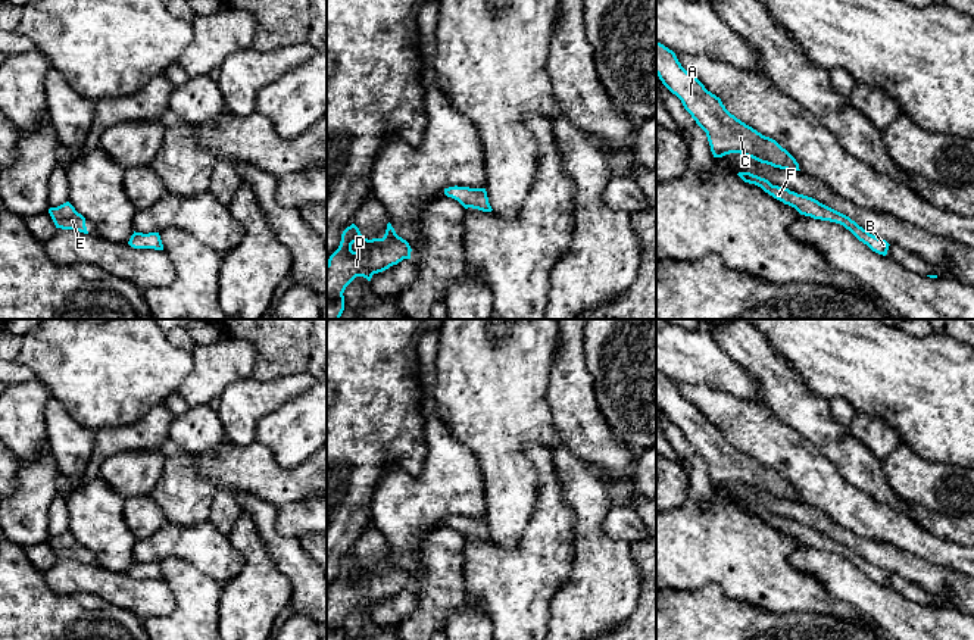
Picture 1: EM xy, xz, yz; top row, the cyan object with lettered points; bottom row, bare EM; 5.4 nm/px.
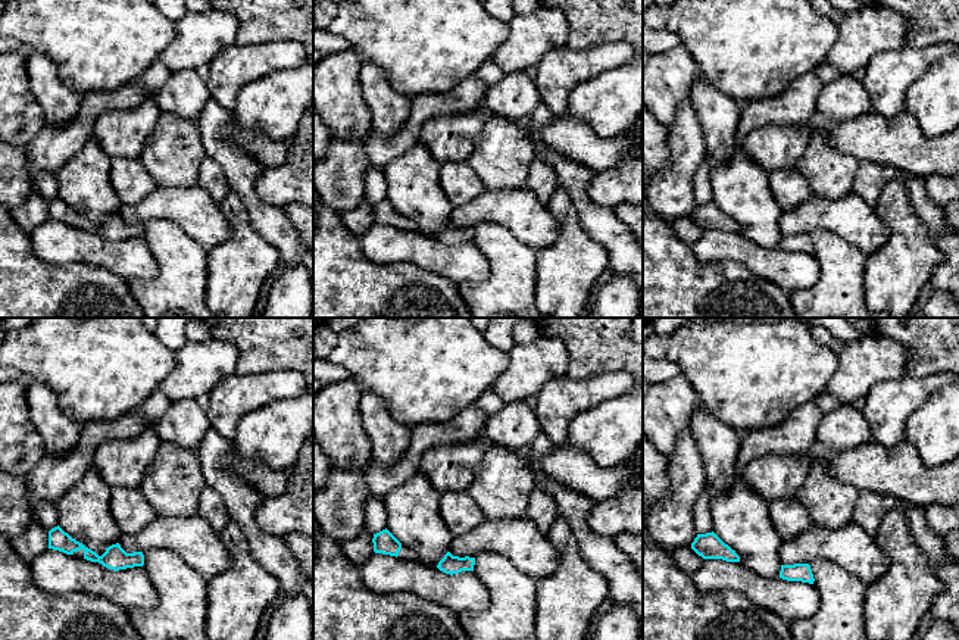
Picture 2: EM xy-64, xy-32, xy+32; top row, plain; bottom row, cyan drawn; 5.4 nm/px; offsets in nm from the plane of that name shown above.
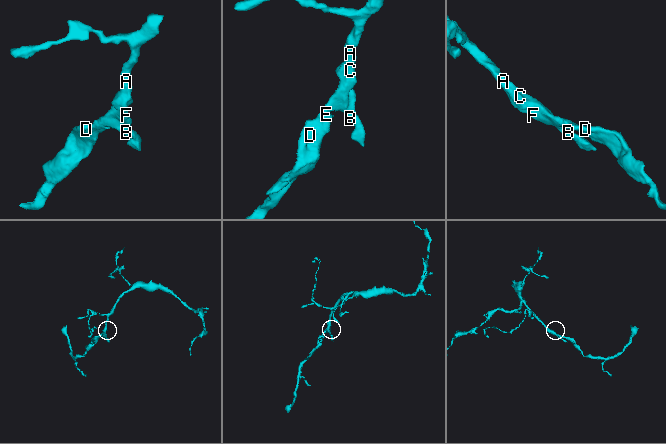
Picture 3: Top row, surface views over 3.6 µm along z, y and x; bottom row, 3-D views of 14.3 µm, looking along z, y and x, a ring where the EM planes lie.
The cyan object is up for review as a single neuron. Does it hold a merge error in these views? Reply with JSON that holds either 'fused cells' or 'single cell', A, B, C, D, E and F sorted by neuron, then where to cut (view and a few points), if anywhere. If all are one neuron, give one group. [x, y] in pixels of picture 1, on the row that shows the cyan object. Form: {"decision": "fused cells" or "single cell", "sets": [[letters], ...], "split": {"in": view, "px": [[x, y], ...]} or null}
{"decision": "single cell", "sets": [["A", "B", "C", "D", "E", "F"]], "split": null}

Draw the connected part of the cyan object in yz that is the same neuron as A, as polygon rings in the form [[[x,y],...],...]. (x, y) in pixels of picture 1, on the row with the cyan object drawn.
[[[658,41],[656,75],[706,132],[714,157],[740,153],[774,168],[800,171],[786,149],[731,115],[721,99],[708,91],[681,66],[675,53]]]

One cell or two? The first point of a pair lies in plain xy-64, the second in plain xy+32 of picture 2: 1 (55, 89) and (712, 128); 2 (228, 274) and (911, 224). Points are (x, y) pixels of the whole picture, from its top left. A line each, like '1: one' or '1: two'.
1: one
2: one

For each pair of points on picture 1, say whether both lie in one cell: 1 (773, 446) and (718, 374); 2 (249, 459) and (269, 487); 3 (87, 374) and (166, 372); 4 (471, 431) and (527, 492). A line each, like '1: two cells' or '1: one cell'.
1: two cells
2: one cell
3: one cell
4: one cell

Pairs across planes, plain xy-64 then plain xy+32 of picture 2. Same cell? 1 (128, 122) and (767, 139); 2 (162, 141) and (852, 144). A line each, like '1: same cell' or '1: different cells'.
1: same cell
2: different cells

